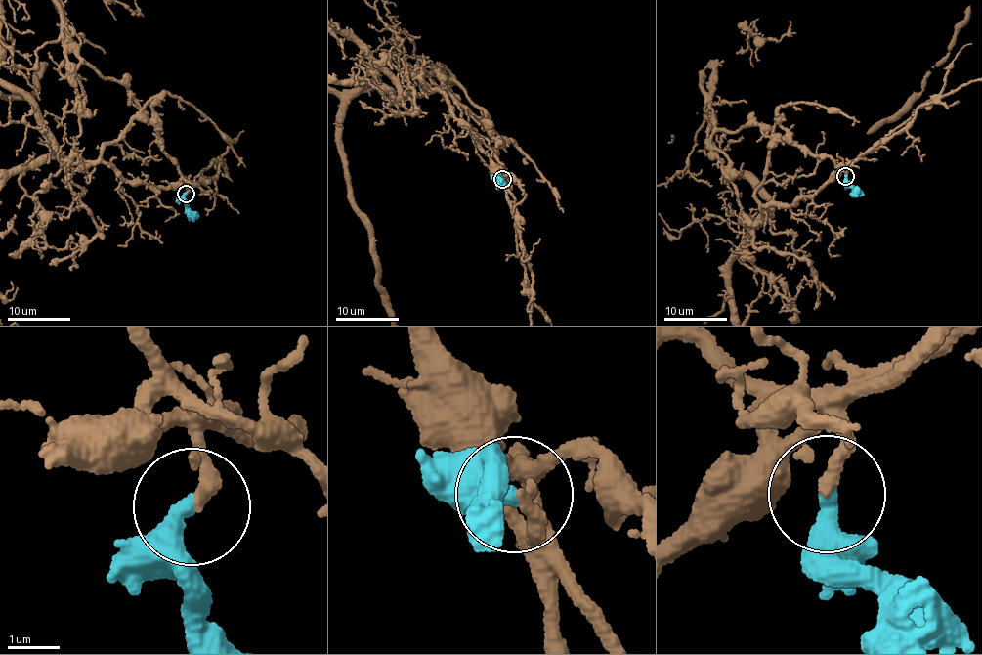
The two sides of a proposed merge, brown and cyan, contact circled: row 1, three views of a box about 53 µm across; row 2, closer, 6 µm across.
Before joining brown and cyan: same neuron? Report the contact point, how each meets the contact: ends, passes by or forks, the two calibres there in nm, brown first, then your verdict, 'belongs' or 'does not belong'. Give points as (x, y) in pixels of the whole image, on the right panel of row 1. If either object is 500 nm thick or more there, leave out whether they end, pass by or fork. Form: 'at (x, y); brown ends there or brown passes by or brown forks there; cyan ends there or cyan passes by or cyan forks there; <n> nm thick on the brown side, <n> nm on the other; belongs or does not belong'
at (845, 176); brown ends there; cyan ends there; 280 nm thick on the brown side, 420 nm on the other; belongs

